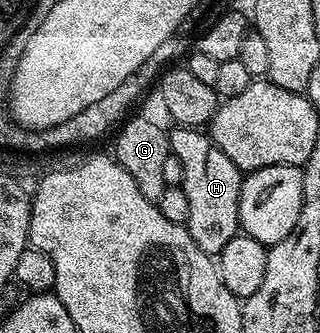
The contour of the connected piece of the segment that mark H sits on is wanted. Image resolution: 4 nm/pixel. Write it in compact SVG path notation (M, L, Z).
M173 127L168 130L168 135L171 156L179 159L179 163L183 163L183 179L179 187L187 195L187 203L189 203L187 228L191 239L195 239L195 247L199 247L199 251L210 255L220 255L223 247L227 247L227 243L231 243L231 239L239 236L241 228L239 195L243 180L242 170L237 169L235 163L231 163L231 159L227 159L227 155L223 155L223 151L219 151L219 147L209 137L208 132L201 129Z

